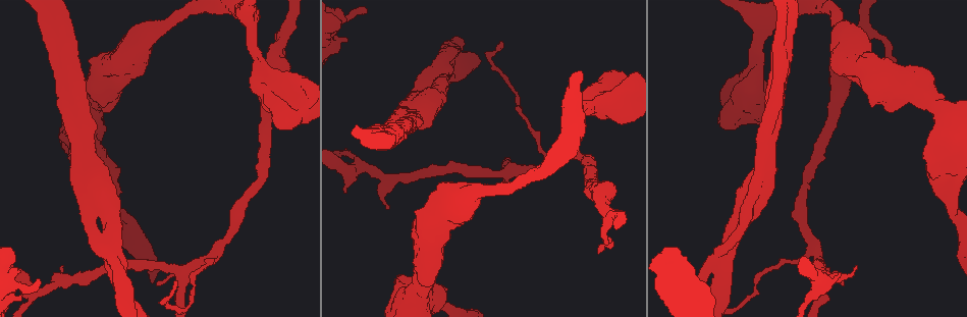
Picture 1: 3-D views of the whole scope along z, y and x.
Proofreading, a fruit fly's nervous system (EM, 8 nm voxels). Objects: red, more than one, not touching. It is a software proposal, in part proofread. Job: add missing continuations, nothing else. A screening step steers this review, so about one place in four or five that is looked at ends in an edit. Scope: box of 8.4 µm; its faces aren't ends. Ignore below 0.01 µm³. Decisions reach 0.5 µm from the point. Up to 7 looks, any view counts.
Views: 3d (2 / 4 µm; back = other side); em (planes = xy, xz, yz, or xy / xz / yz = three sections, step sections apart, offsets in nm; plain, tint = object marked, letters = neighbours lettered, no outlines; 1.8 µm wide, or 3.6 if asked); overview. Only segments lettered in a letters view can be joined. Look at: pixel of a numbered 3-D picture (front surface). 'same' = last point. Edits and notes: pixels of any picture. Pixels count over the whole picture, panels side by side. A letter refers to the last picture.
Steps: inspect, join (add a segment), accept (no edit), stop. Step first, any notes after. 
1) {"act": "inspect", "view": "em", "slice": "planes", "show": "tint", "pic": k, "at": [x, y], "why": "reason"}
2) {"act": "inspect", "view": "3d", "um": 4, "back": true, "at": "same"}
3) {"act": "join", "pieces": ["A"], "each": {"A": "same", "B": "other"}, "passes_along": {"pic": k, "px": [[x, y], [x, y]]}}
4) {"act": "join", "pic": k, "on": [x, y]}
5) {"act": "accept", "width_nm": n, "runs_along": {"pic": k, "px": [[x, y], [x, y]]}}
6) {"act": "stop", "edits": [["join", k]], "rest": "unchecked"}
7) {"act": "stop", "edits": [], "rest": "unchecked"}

{"act": "inspect", "view": "em", "slice": "planes", "show": "letters", "pic": 1, "at": [502, 41], "why": "tapers out"}

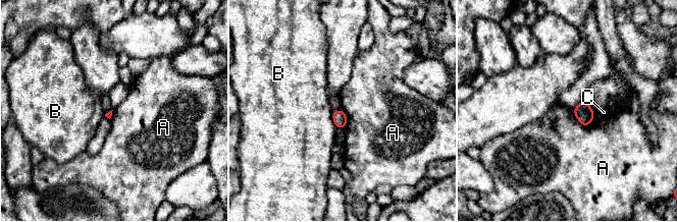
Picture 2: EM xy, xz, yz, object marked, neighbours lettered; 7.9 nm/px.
{"act": "accept", "each": {"A": "other", "B": "other", "C": "other"}, "border": {"pic": 2, "px": [[572, 109], [583, 125], [594, 117]]}, "found": "none of them fits"}

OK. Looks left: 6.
{"act": "inspect", "view": "em", "slice": "planes", "show": "letters", "pic": 1, "at": [88, 243], "why": "stops while still wide"}

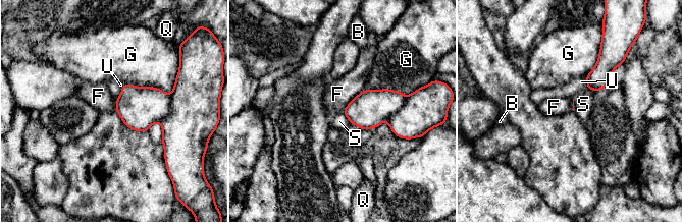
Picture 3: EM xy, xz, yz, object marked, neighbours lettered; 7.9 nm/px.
{"act": "accept", "each": {"B": "other", "F": "other", "G": "other", "Q": "other", "S": "other", "U": "other"}, "border": {"pic": 3, "px": [[363, 89], [342, 110]]}, "found": "none of them fits"}

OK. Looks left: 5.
{"act": "inspect", "view": "em", "slice": "planes", "show": "tint", "pic": 1, "at": [783, 46], "why": "sudden change in width"}

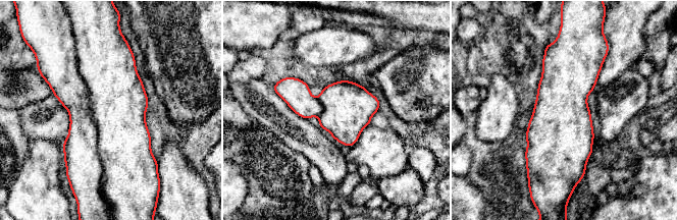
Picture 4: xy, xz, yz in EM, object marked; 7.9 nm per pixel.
{"act": "inspect", "view": "em", "slice": "planes", "show": "letters", "at": "same"}

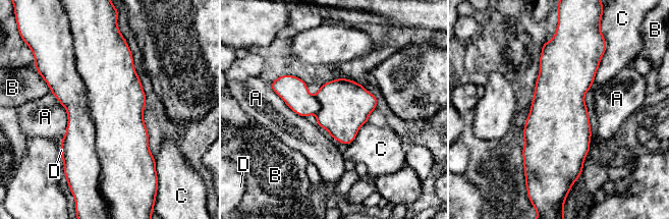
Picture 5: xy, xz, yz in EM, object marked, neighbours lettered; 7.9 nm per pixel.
{"act": "accept", "each": {"A": "other", "B": "other", "C": "other", "D": "other"}, "border": {"pic": 5, "px": [[50, 93], [66, 112], [61, 140]]}, "found": "no lettered segment goes on from it"}

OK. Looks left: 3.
{"act": "stop", "edits": [], "rest": "unchecked"}

